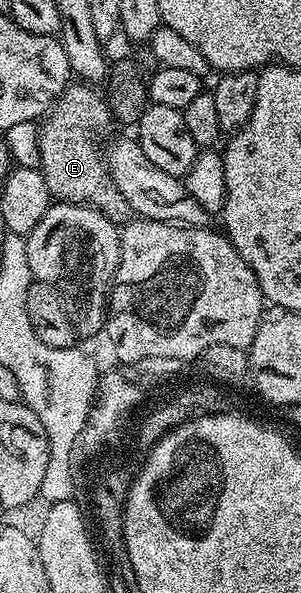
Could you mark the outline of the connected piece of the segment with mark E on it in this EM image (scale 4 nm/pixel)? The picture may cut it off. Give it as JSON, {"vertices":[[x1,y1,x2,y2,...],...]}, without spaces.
{"vertices":[[72,82,65,88,64,93,57,98,50,111,43,117,39,125,39,138,41,148,40,173,46,178,46,186,50,194,57,201,65,204,84,204,88,208,93,208,113,222,124,222,133,215,131,206,122,198,122,190,114,186,114,178,110,174,105,157,102,155,102,148,96,145,96,131,103,124,111,125,113,118,108,110,107,99,95,92,95,87,84,82]]}

